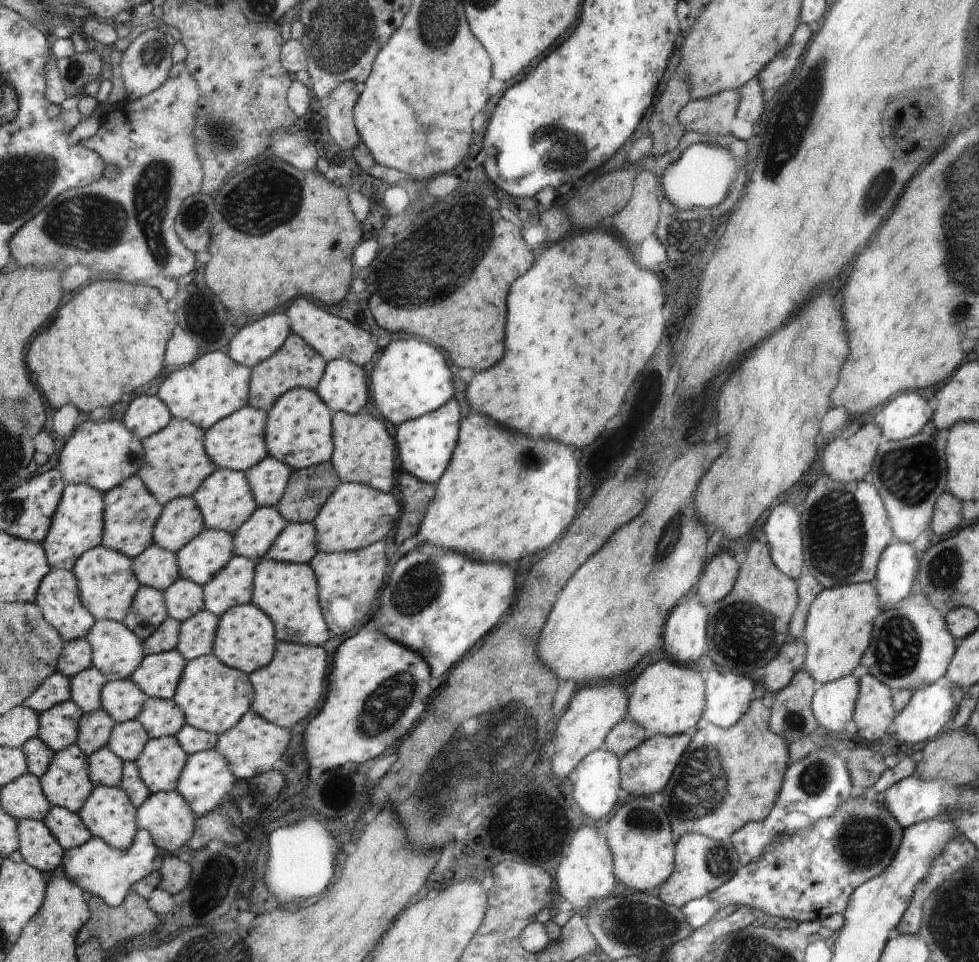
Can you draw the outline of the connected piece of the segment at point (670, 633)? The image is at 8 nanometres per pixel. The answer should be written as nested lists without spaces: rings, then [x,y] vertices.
[[[682,602],[666,622],[664,646],[682,664],[694,664],[706,648],[708,610],[700,602]]]

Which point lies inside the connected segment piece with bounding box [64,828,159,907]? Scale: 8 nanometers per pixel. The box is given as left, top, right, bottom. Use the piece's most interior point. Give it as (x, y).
(104, 870)

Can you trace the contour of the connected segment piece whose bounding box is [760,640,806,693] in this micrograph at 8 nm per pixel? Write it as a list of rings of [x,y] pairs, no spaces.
[[[802,640],[786,642],[786,650],[782,650],[782,654],[778,654],[778,658],[774,658],[774,662],[770,662],[770,666],[760,672],[760,680],[764,680],[764,686],[775,693],[788,686],[794,676],[804,668],[804,654],[806,646]]]

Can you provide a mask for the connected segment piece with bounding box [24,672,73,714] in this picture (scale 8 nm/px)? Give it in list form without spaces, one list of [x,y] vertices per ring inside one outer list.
[[[64,673],[53,674],[45,685],[38,689],[32,697],[27,698],[26,707],[34,709],[39,714],[73,700],[73,679]]]

